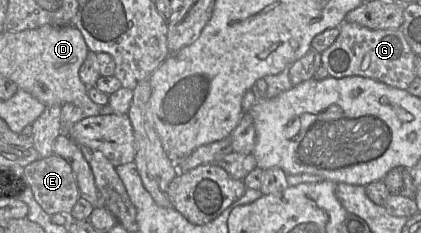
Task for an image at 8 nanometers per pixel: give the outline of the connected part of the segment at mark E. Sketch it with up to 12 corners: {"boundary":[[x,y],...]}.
{"boundary":[[57,155],[24,167],[18,180],[49,215],[71,214],[81,198]]}

